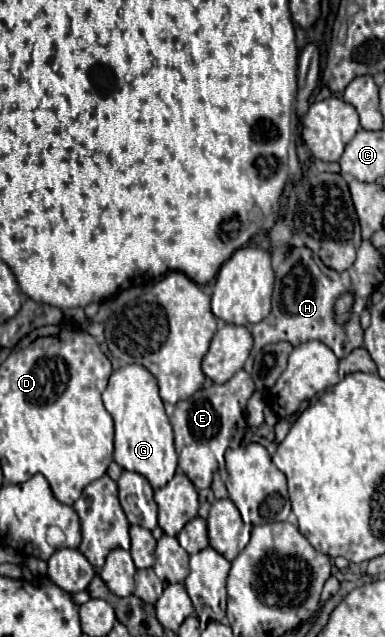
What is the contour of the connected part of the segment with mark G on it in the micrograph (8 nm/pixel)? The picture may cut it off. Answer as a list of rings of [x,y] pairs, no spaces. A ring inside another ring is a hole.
[[[126,365],[110,375],[108,387],[102,393],[104,407],[116,425],[114,461],[126,469],[140,473],[154,489],[164,487],[176,471],[178,455],[174,451],[174,433],[158,395],[158,381],[142,365]]]

